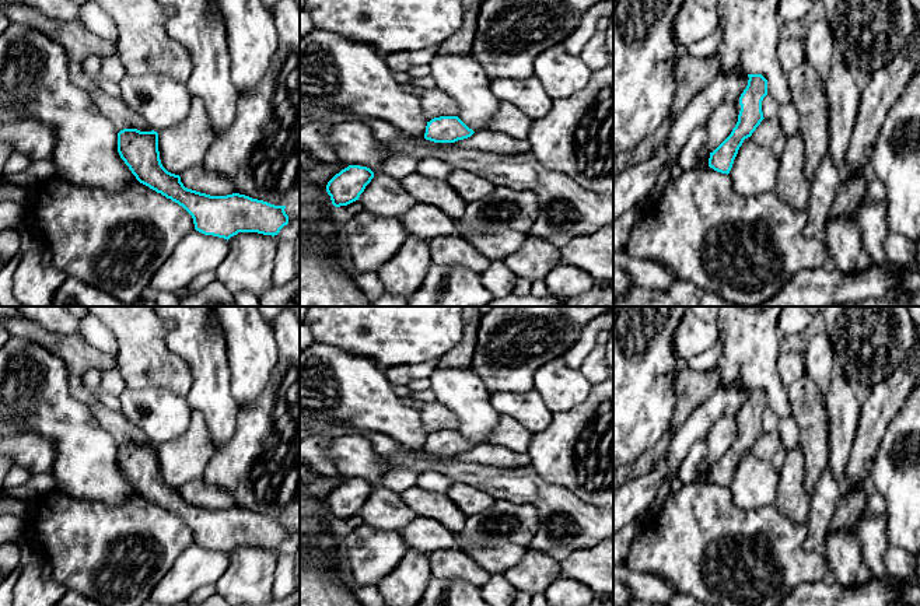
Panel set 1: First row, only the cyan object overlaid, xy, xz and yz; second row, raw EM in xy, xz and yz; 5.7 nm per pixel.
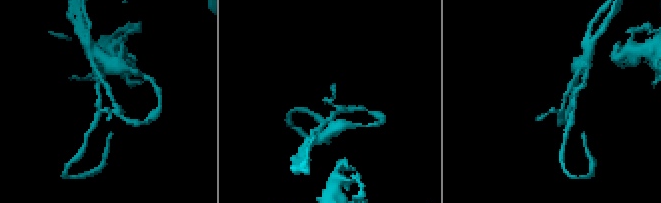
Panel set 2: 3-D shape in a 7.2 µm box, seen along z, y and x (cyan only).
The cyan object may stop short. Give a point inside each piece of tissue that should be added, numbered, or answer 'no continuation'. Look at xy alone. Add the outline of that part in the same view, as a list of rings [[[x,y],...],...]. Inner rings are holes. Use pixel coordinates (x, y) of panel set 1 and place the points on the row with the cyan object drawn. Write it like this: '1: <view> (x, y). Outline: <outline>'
no continuation

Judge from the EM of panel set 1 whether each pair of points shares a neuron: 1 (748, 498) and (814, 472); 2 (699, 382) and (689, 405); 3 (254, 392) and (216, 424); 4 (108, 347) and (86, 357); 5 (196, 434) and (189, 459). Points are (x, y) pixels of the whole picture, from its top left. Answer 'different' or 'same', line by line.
1: different
2: same
3: same
4: different
5: same

